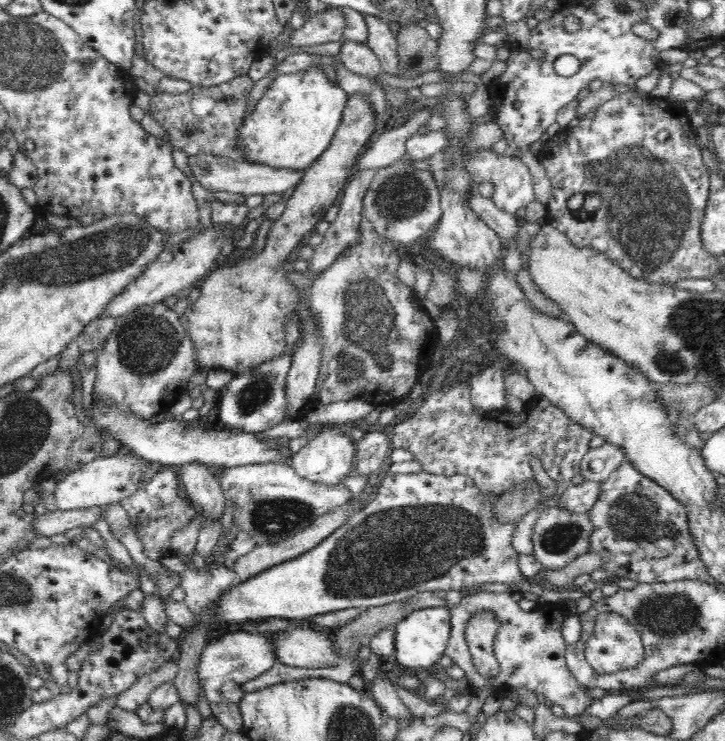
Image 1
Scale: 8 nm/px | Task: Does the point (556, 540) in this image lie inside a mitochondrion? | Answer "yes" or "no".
yes

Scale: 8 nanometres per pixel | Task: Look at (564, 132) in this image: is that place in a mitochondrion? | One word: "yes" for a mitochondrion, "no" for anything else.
no

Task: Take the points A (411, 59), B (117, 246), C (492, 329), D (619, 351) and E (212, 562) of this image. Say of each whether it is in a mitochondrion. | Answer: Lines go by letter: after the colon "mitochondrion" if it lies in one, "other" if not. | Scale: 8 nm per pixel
A: mitochondrion
B: mitochondrion
C: other
D: other
E: other

